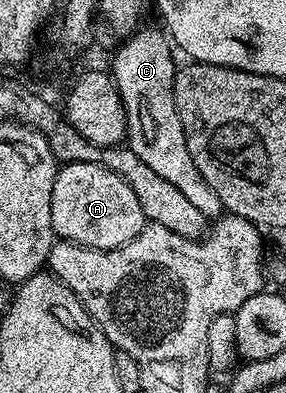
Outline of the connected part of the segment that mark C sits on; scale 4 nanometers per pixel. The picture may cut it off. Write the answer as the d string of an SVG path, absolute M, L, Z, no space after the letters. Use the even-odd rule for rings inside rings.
M140 27L122 41L123 44L115 52L111 60L109 75L114 80L121 94L123 109L127 115L126 143L156 174L161 174L165 182L177 186L181 194L192 206L197 206L201 214L215 218L224 211L223 203L217 198L213 186L201 178L197 166L193 166L193 158L189 154L189 146L185 146L185 130L181 126L181 118L175 109L173 86L177 63L171 57L173 44L165 35L164 29Z

